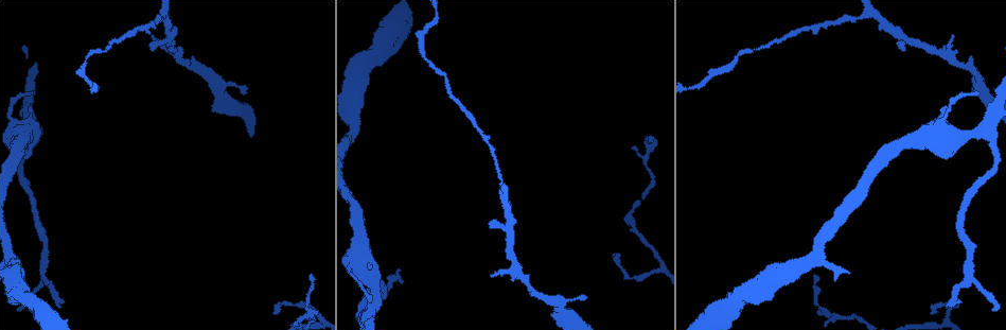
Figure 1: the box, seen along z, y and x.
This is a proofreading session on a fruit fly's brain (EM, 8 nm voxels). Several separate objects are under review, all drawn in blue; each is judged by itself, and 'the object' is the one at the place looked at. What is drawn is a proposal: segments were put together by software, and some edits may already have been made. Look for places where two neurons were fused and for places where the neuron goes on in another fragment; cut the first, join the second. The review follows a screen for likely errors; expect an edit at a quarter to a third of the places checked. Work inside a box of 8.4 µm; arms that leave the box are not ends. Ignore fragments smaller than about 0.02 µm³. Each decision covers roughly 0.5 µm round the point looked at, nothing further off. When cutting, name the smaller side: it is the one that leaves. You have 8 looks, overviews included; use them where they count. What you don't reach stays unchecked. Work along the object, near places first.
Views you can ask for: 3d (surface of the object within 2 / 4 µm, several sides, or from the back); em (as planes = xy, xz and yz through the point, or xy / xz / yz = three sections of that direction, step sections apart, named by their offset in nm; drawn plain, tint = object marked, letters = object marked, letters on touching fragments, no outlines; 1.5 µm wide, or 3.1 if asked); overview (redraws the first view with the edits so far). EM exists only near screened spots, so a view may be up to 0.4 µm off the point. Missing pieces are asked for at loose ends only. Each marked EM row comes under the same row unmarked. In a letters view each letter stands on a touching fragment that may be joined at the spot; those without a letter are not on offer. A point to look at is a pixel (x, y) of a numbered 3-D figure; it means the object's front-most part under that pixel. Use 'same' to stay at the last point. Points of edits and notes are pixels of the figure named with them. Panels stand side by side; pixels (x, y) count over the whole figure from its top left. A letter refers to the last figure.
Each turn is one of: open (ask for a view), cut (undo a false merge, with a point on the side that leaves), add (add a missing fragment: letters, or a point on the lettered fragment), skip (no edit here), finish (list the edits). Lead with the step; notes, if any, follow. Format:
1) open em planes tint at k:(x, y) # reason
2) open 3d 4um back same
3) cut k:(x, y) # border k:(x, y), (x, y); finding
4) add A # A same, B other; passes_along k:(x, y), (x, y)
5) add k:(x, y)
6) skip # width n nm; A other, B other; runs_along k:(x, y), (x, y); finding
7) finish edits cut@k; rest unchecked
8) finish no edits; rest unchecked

open 3d 4um back at 1:(60, 305) # thin end

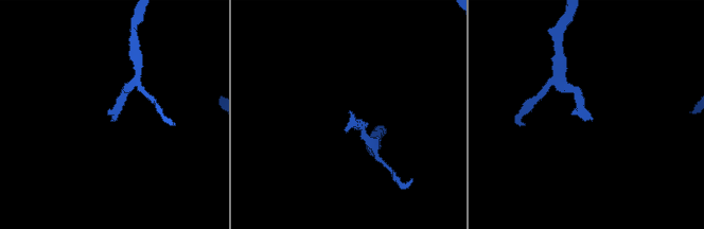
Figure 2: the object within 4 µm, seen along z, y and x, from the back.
open em planes letters at 2:(349, 112) # now the EM

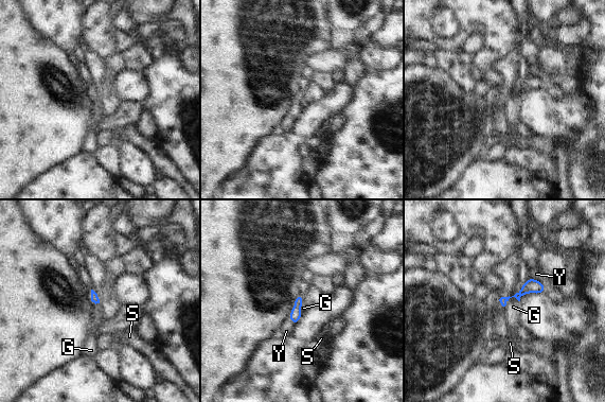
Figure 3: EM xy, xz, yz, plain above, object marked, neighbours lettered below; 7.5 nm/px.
skip # G other, S other, Y other; border 3:(518, 300), (511, 297), (504, 306); no lettered fragment goes on from it

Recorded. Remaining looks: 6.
open 3d 4um at 1:(932, 312) # thin end

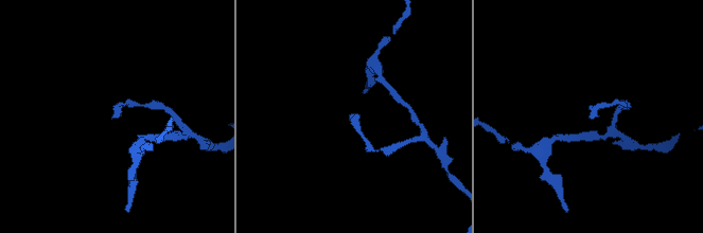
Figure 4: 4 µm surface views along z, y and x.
open em planes letters at 4:(112, 118) # shape alone is not enough

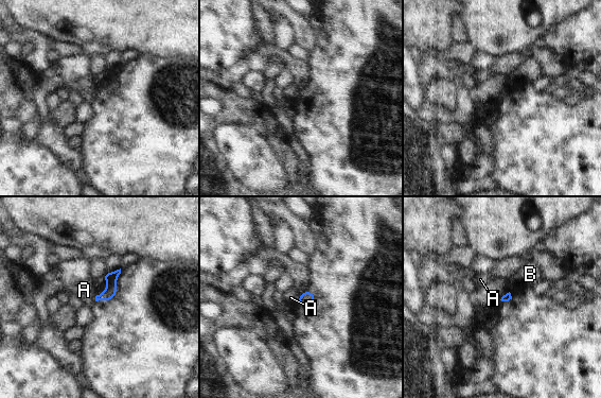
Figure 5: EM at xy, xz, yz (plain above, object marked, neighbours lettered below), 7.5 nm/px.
skip # width 60 nm; A other, B other; border 5:(298, 295), (299, 305); no lettered fragment goes on from it

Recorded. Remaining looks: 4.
open em planes letters at 1:(582, 296) # free end

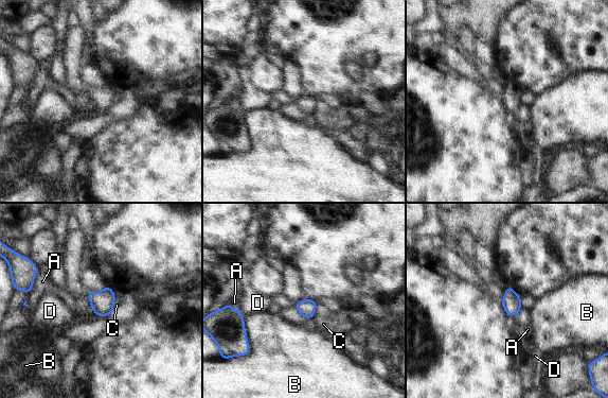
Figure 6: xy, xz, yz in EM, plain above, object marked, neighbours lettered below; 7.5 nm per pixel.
skip # A other, B other, C other, D other; none of them fits

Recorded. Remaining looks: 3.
finish no edits; rest unchecked

